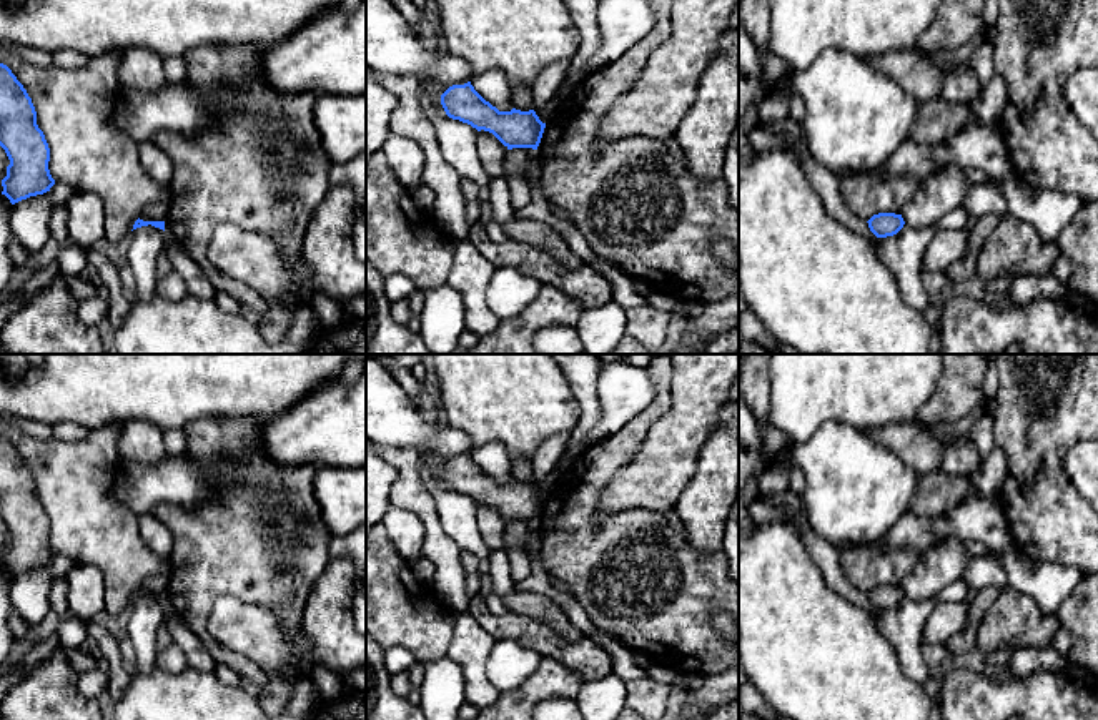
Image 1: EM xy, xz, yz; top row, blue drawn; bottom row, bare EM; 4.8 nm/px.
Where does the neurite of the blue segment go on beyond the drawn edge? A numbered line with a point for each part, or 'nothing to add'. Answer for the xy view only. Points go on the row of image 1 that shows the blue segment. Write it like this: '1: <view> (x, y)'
nothing to add

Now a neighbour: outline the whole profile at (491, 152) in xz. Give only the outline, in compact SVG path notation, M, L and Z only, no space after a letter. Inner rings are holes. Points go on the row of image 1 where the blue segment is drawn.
M484 130L477 131L477 155L489 178L504 176L507 146L504 146L492 133Z

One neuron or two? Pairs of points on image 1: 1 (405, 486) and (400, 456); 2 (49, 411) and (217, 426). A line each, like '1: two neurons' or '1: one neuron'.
1: one neuron
2: two neurons

